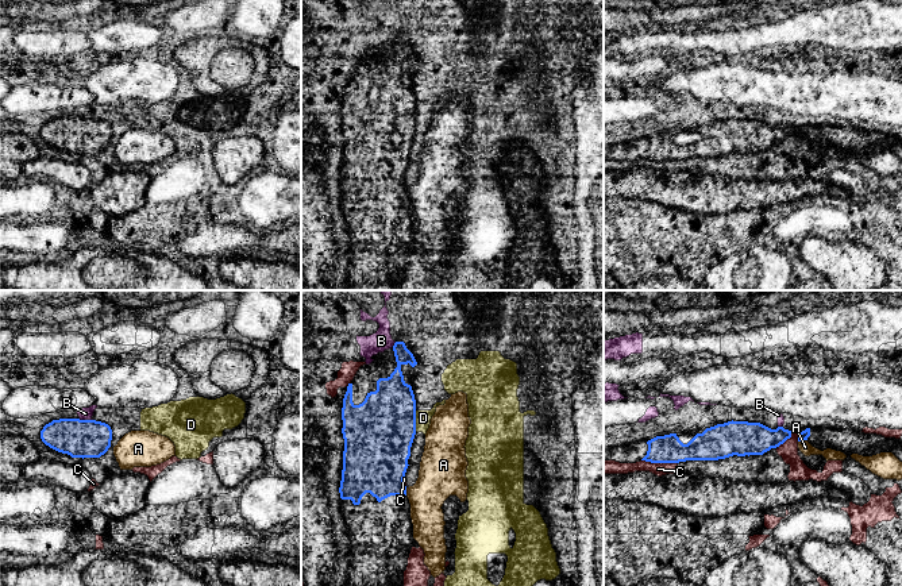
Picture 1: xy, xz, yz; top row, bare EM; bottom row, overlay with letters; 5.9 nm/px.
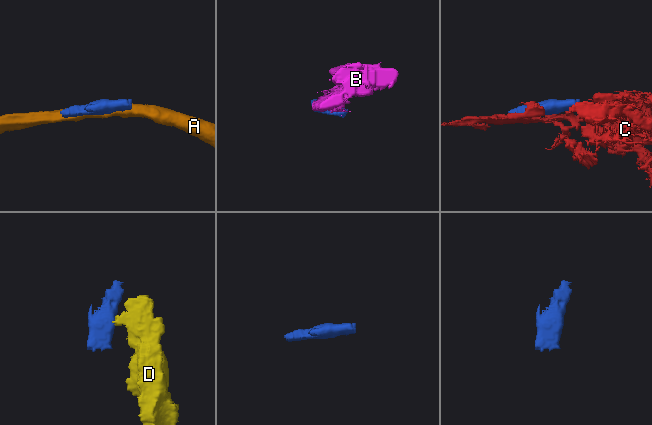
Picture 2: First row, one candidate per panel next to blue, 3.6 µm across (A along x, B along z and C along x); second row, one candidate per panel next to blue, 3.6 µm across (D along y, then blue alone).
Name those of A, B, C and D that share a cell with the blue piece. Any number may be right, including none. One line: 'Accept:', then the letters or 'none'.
Accept: none

